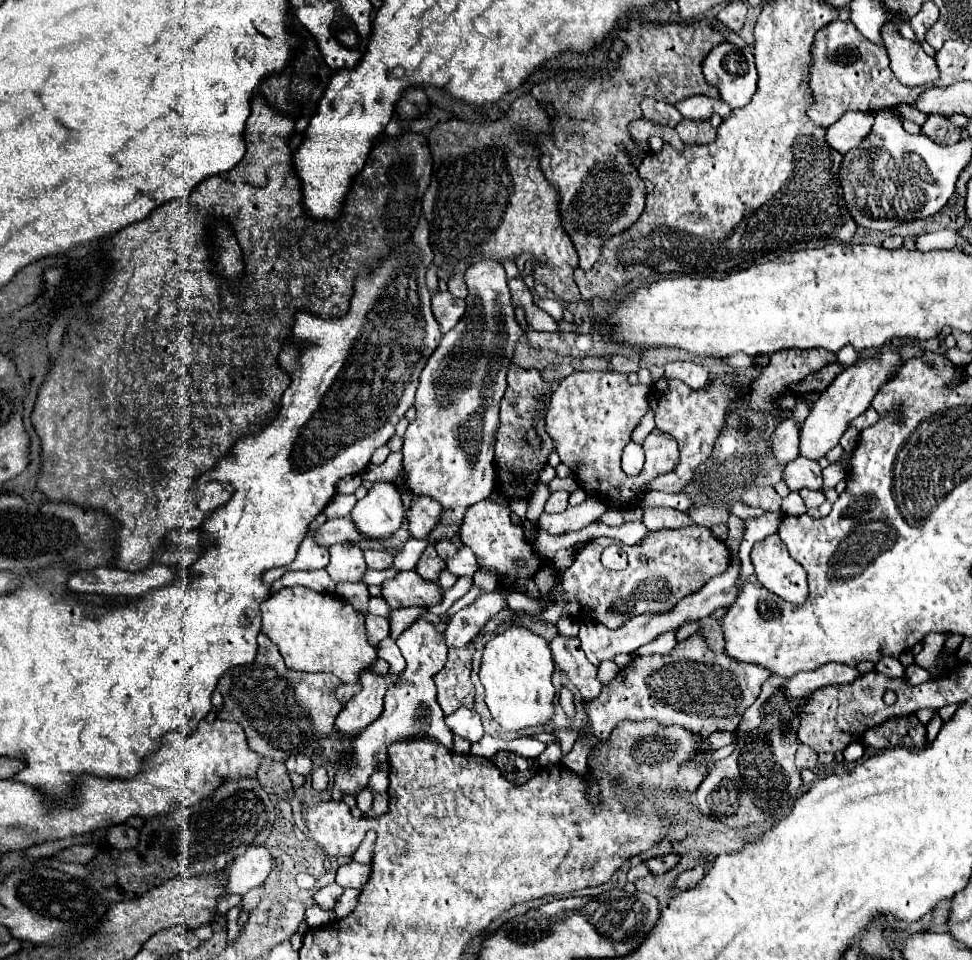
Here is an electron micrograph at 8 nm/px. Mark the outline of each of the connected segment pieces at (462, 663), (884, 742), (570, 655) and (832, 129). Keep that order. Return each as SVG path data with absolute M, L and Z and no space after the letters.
M474 645L462 649L448 649L448 661L442 671L434 675L438 687L438 703L444 715L452 715L460 707L474 707L474 685L470 681Z
M916 715L894 717L876 725L864 733L862 743L872 749L922 749L926 747L926 727L916 719Z
M556 635L550 641L552 657L556 665L570 677L570 681L580 689L582 699L590 701L598 697L602 691L602 685L596 679L596 667L586 659L584 651L580 649L580 639L578 637L566 637L566 635Z
M848 111L838 119L834 125L828 127L826 141L840 153L848 153L850 149L858 147L858 143L870 133L874 125L872 113L862 111Z

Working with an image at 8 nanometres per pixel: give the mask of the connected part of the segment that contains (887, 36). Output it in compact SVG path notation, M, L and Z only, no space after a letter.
M884 23L880 29L882 43L888 51L890 69L902 85L914 87L932 83L938 79L938 67L932 57L928 57L922 47L914 41L904 39L898 33L898 27L892 23Z

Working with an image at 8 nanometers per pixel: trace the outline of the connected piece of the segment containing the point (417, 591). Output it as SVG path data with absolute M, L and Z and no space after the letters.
M398 571L396 577L382 583L382 599L392 609L400 609L400 607L434 607L442 601L442 595L440 595L438 583L424 581L416 571Z

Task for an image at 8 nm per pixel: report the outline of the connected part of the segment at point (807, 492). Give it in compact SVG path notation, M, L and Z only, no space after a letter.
M800 489L800 495L806 503L806 507L818 507L824 503L824 493L822 491L812 491L812 489Z

